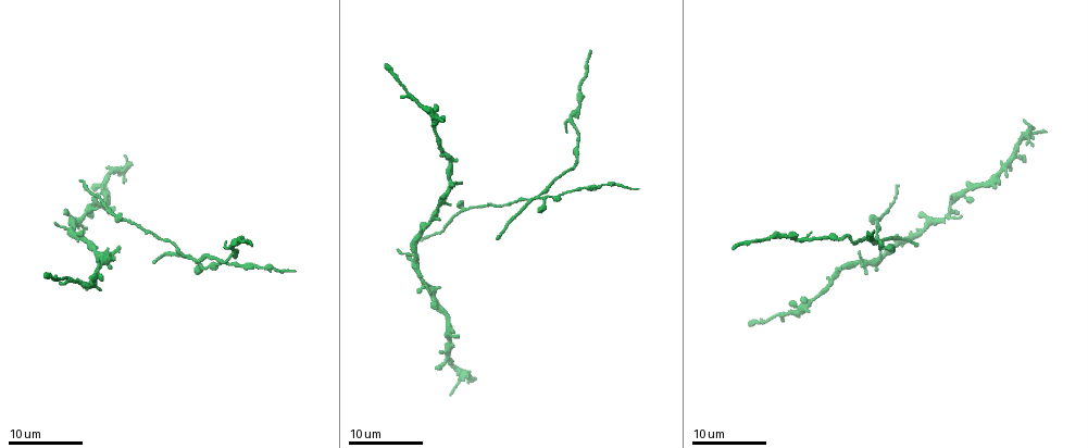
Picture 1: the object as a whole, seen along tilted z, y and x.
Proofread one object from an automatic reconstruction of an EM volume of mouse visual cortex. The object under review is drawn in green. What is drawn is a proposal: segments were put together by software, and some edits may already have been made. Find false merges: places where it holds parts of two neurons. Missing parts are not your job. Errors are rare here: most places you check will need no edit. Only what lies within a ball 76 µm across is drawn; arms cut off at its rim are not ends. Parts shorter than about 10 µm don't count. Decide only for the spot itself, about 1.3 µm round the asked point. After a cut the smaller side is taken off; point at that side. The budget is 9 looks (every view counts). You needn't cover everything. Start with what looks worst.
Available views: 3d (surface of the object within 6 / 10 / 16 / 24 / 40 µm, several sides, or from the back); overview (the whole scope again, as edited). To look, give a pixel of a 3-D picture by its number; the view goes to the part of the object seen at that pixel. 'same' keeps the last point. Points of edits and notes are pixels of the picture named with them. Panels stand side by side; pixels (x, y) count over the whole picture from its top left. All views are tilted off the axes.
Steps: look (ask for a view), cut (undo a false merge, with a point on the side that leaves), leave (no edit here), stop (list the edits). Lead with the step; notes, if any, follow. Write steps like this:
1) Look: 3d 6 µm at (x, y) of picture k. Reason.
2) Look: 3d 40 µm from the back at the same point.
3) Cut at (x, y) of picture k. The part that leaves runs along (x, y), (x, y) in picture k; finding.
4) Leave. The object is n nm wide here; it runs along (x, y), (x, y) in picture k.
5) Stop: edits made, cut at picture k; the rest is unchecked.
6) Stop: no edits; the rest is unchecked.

Look: 3d 16 µm at (196, 259) of picture 1. Three arms meet.

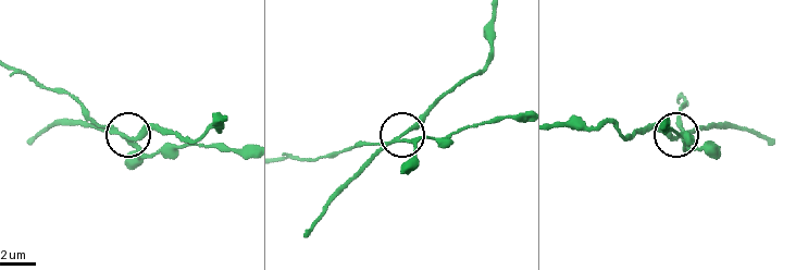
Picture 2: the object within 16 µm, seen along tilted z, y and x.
Cut at (371, 159) of picture 2. 3 arms meet here; two neurons meet here.

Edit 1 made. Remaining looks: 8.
Look: 3d 10 µm at (86, 285) of picture 1. Thin arm on a thick one.

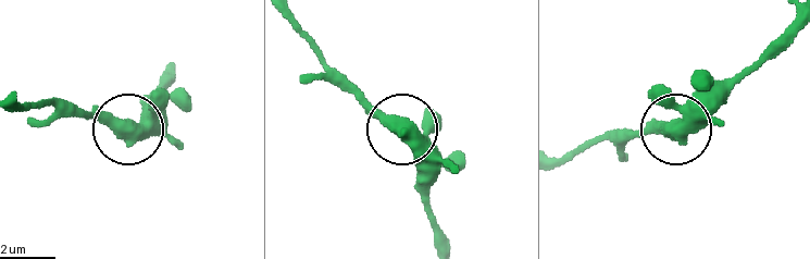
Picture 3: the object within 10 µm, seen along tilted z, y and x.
Look: 3d 6 µm at (682, 123) of picture 3.

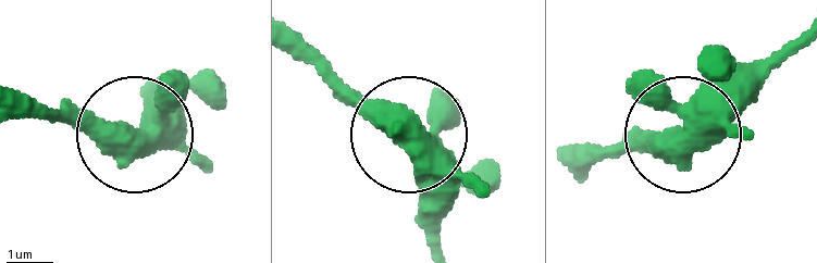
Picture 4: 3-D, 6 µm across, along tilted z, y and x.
Leave. The object is 460 nm wide here; continuous, no second neuron.

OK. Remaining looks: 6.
Look: 3d 6 µm at (440, 205) of picture 1.

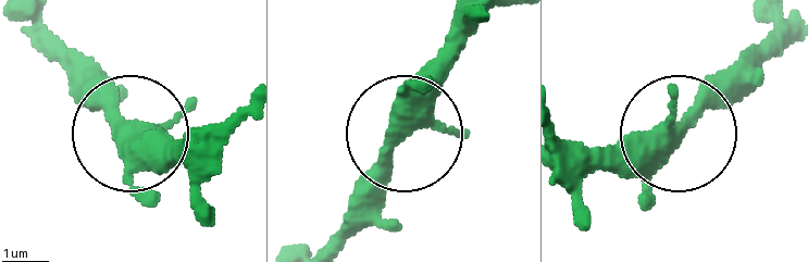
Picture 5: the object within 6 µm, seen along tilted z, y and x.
Leave. Continuous, no second neuron.

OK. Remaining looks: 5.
Look: 3d 10 µm at (965, 188) of picture 1. Four arms meet.

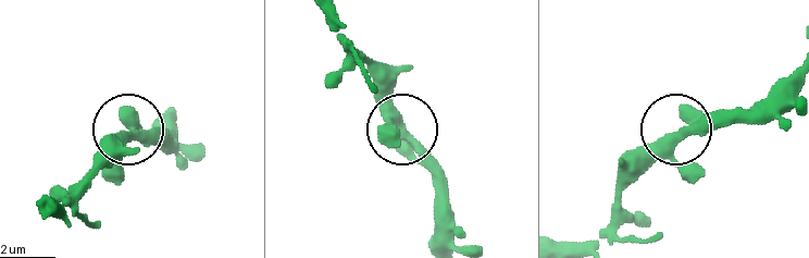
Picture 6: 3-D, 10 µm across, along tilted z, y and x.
Leave. The object is 320 nm wide here; one neuron here.

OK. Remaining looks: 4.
Stop: edits made, cut at picture 2; the rest is unchecked.

